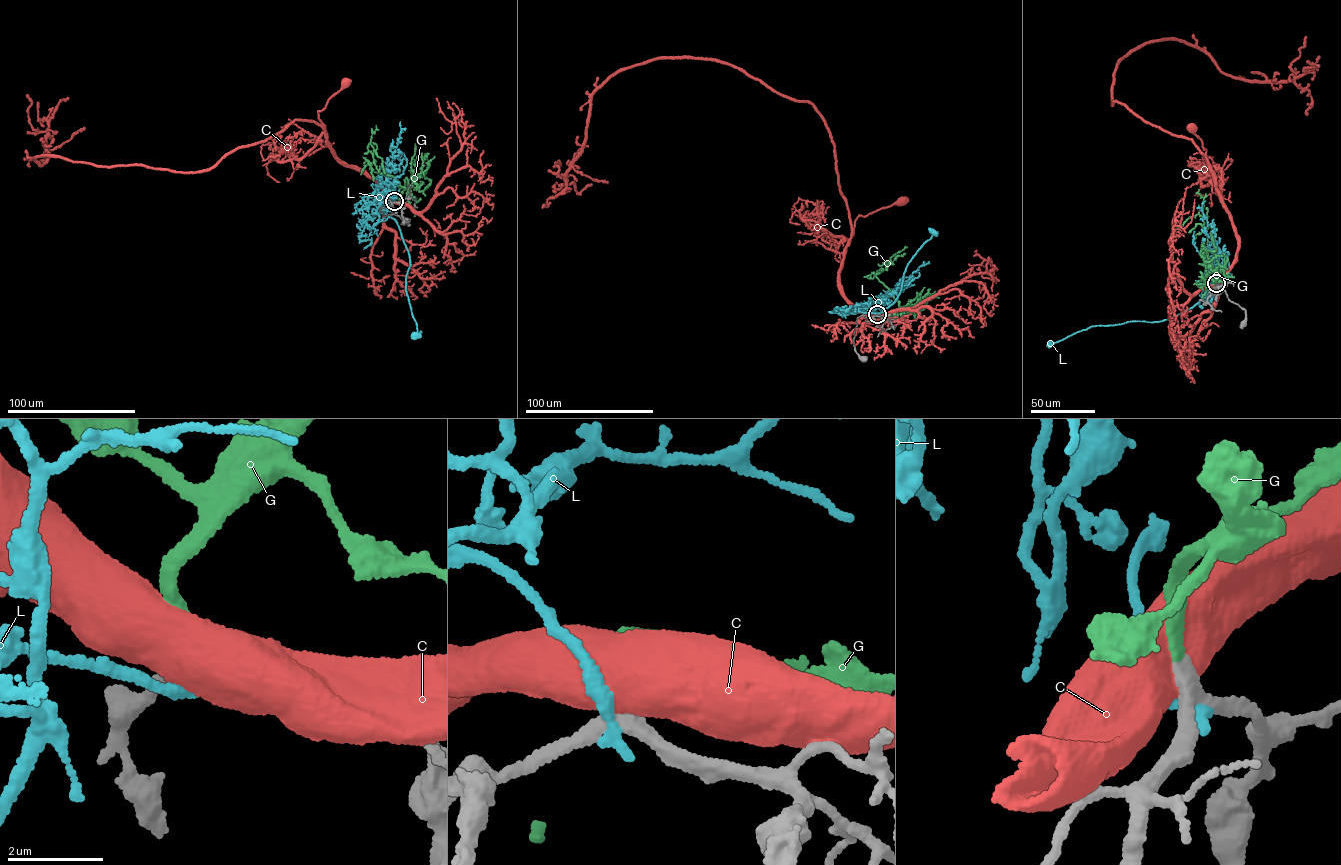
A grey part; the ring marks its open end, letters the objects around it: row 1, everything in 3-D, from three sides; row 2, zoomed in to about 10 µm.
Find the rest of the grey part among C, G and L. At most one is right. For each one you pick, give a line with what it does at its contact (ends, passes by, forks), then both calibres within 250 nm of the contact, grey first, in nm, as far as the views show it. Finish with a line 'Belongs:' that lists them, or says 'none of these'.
G: it ends | 300/260 nm
Belongs: G

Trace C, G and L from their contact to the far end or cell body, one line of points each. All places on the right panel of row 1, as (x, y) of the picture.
C: (1216, 283), (1232, 264), (1239, 246), (1231, 216), (1216, 187), (1206, 149), (1191, 127)
G: (1216, 283), (1217, 279), (1205, 269), (1208, 247), (1203, 217), (1198, 214), (1190, 216), (1175, 230)
L: (1217, 284), (1213, 279), (1212, 288), (1204, 297), (1170, 318), (1092, 326), (1049, 344)

